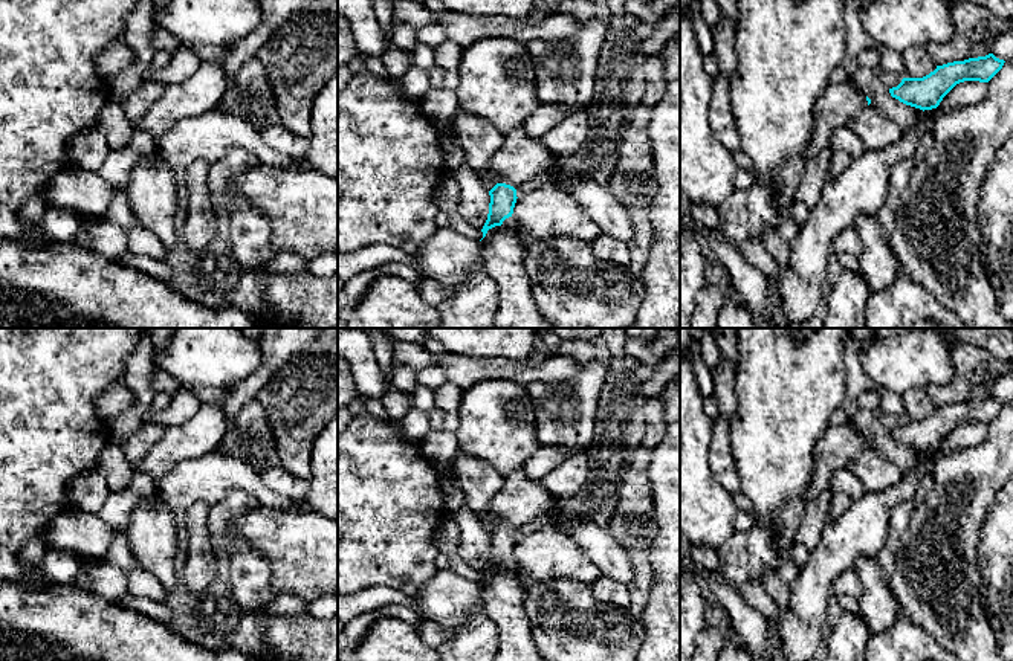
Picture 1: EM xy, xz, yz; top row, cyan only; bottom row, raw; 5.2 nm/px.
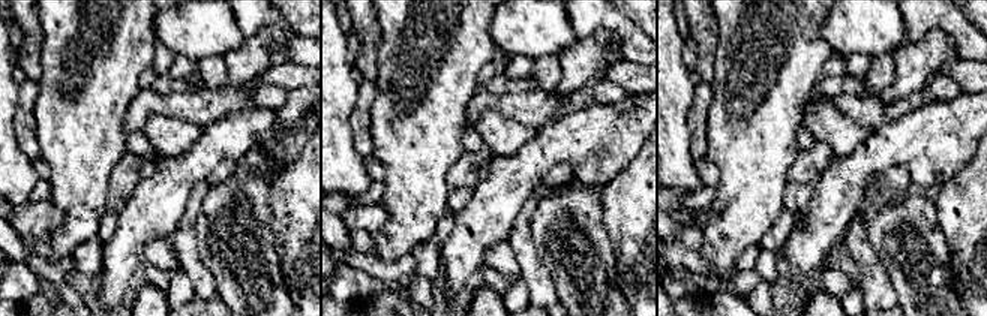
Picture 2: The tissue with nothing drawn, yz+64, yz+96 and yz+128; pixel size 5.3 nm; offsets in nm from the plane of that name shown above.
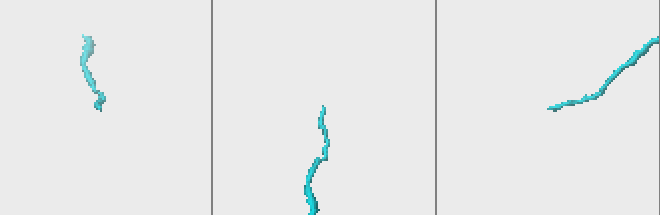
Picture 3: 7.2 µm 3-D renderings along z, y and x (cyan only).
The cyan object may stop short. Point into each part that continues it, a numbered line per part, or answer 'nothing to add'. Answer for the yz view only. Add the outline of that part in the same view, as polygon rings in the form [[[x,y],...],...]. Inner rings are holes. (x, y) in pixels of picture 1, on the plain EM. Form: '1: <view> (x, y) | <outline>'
1: yz (839, 446) | [[[854,424],[828,427],[813,450],[814,473],[807,488],[805,499],[817,496],[830,487],[833,475],[868,447],[866,438]]]

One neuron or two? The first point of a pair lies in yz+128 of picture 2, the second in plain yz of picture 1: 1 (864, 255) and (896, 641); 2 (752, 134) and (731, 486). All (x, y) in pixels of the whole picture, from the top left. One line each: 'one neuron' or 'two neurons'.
1: two neurons
2: two neurons

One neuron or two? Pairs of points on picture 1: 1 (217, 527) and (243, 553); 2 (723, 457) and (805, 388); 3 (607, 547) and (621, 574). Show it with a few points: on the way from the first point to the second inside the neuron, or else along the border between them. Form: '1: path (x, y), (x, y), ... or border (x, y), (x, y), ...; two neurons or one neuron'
1: border (231, 527), (226, 536); two neurons
2: border (729, 417), (732, 458), (740, 484); two neurons
3: path (607, 553), (619, 568); one neuron

